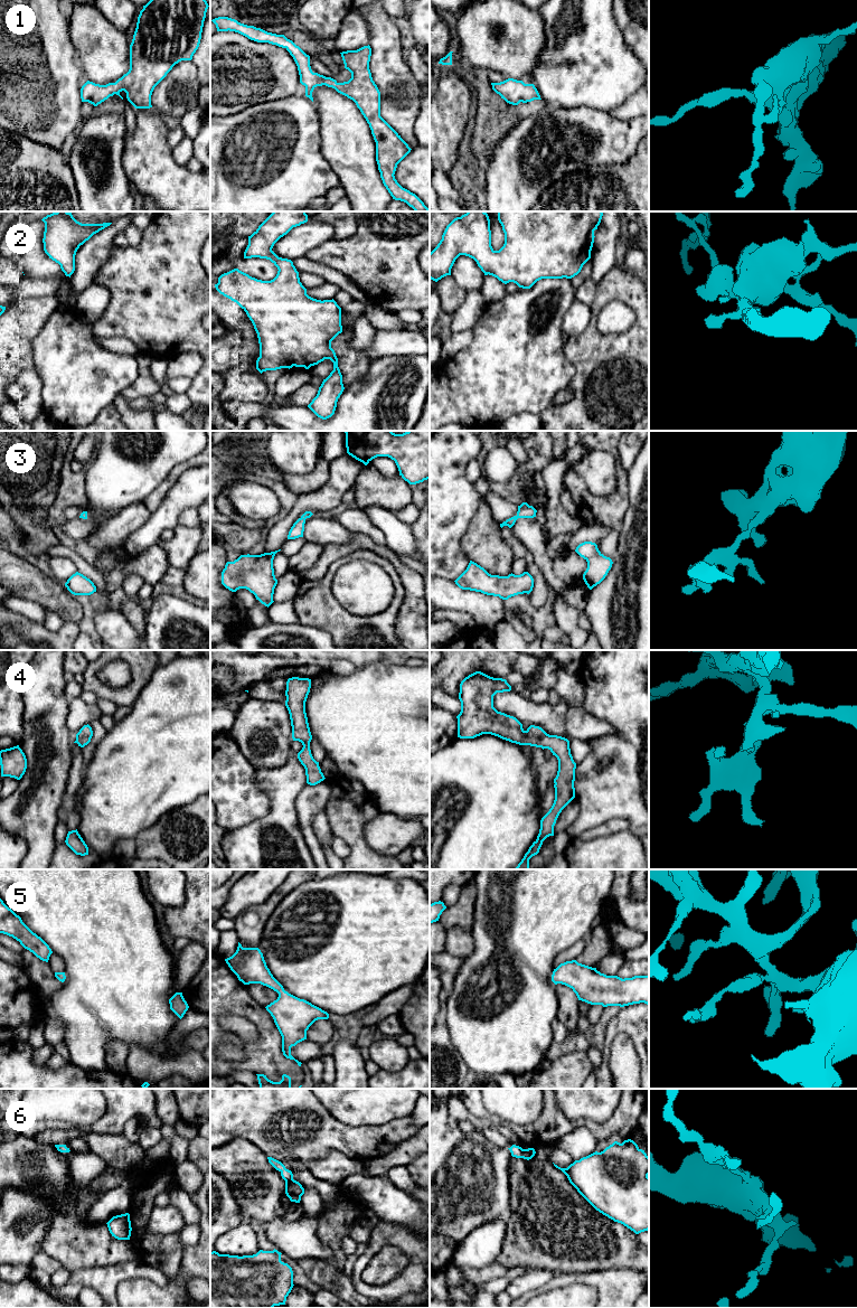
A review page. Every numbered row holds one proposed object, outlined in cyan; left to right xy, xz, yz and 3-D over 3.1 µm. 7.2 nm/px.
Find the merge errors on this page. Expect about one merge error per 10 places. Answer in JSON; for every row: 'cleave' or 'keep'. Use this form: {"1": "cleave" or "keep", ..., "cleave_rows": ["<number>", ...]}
{"1": "keep", "2": "keep", "3": "keep", "4": "keep", "5": "keep", "6": "keep", "cleave_rows": []}

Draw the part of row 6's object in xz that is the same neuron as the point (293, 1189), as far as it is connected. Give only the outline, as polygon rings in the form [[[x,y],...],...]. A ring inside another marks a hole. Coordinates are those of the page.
[[[267,1157],[269,1163],[281,1173],[282,1178],[285,1180],[285,1194],[291,1202],[300,1203],[301,1196],[304,1194],[304,1188],[302,1185],[293,1179],[293,1174],[291,1170],[286,1169],[285,1166],[272,1158]]]

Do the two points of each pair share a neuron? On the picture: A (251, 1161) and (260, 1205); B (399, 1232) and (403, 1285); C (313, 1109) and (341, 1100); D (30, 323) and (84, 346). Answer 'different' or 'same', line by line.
A: same
B: same
C: different
D: different

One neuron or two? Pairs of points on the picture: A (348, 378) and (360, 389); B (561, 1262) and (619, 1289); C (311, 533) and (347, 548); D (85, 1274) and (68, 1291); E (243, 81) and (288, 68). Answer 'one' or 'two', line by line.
A: two
B: two
C: two
D: one
E: one

